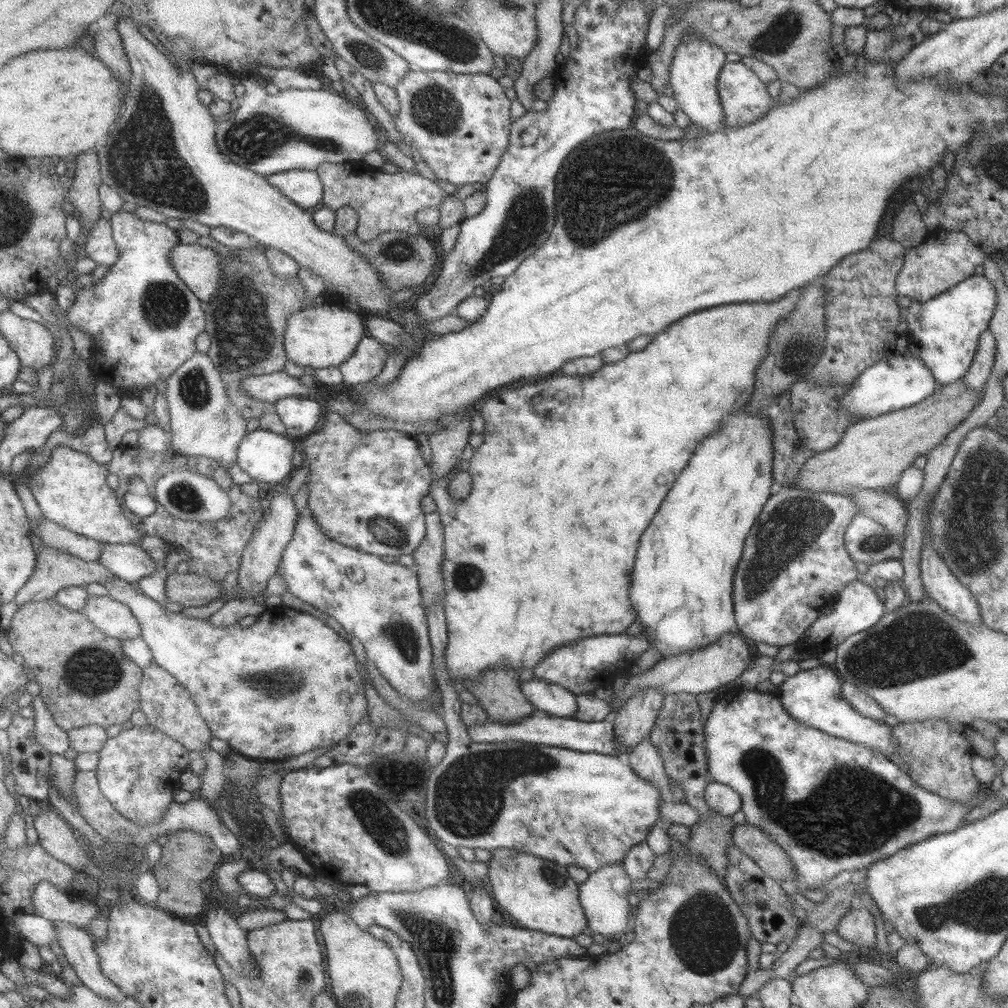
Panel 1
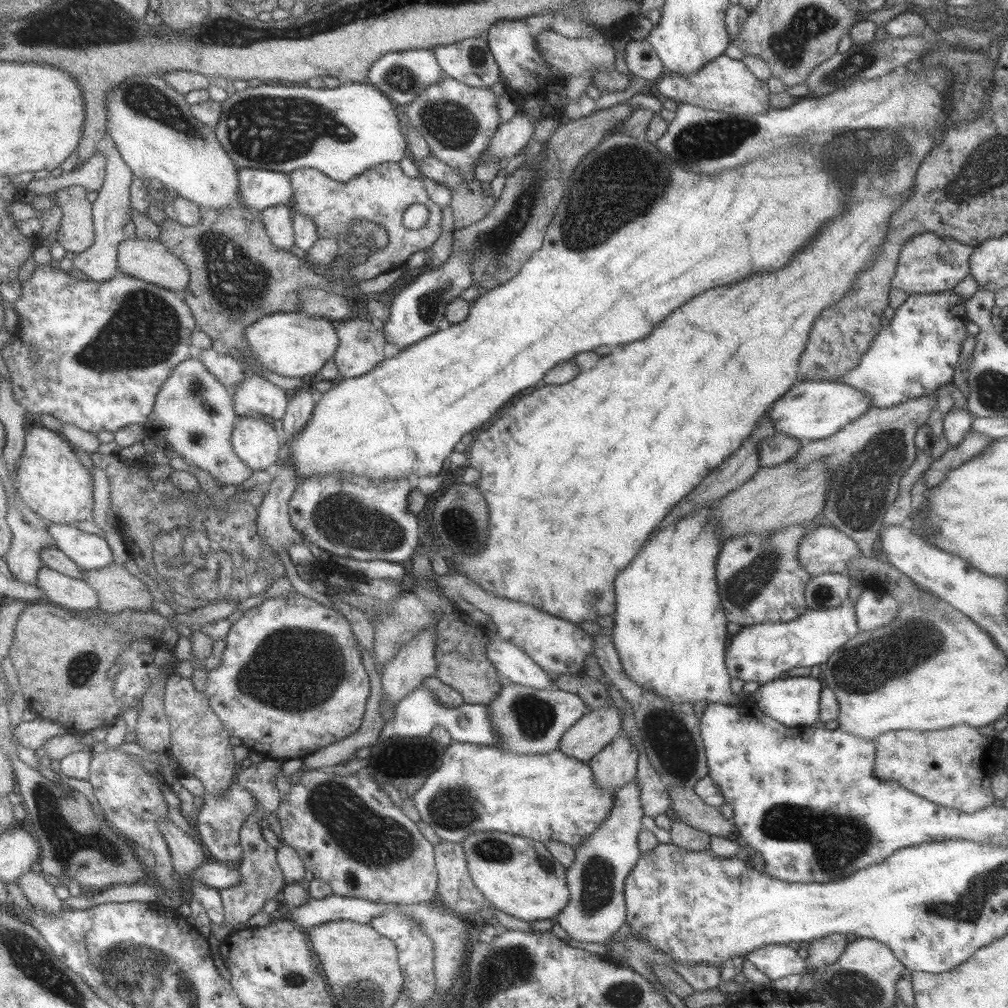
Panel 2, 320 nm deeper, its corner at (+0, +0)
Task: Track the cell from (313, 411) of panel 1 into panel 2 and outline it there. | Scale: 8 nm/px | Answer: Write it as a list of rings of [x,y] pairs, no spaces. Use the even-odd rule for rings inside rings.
[[[247,373],[245,378],[232,389],[237,414],[258,412],[261,416],[282,419],[288,409],[292,393],[283,390],[257,373]]]

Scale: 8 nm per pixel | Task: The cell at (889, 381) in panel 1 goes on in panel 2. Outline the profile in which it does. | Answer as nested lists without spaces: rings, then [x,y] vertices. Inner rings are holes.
[[[798,379],[766,410],[766,416],[776,432],[808,442],[835,434],[869,407],[868,398],[860,390],[842,382]]]

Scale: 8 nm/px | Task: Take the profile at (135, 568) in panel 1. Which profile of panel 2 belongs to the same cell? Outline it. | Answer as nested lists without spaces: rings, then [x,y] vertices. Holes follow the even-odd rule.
[[[50,522],[49,534],[54,544],[83,569],[97,570],[115,562],[105,538],[88,534],[75,525]]]

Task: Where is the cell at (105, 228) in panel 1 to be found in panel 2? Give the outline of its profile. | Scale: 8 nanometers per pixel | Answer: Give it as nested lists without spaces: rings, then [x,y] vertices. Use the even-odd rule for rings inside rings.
[[[69,186],[57,190],[53,195],[55,205],[63,212],[62,221],[57,232],[58,242],[71,253],[86,252],[96,242],[96,227],[94,226],[93,203],[89,201],[88,191],[83,186]]]

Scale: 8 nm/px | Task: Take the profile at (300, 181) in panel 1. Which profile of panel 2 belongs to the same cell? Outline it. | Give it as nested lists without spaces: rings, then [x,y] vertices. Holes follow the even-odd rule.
[[[239,167],[241,201],[253,212],[261,213],[271,206],[293,206],[295,189],[287,173],[253,167]]]

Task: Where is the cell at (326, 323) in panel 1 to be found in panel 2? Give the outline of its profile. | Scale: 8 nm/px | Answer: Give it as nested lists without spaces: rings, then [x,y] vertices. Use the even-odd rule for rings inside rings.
[[[301,311],[281,312],[261,318],[246,332],[251,356],[264,368],[278,375],[301,378],[317,374],[334,359],[339,348],[340,336],[337,323],[324,317],[309,317]]]

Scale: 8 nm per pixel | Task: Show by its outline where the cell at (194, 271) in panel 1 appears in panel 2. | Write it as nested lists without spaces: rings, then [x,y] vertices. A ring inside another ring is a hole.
[[[146,238],[142,240],[126,239],[119,244],[119,247],[121,273],[173,291],[185,291],[188,287],[191,280],[189,267],[177,255],[173,255],[169,248],[165,247],[159,240],[148,240]]]

